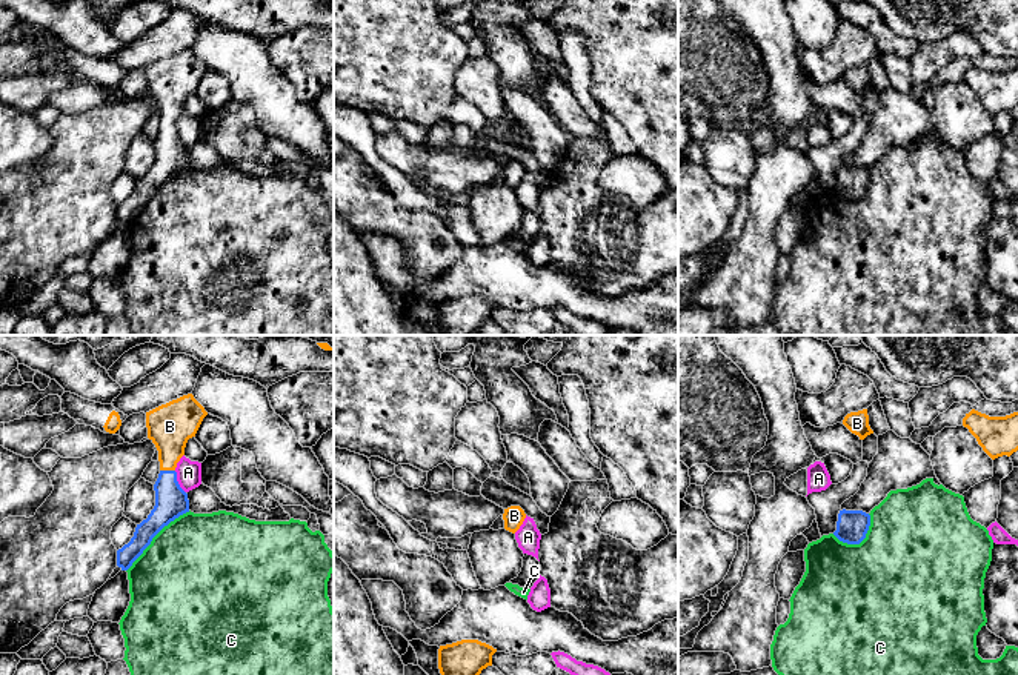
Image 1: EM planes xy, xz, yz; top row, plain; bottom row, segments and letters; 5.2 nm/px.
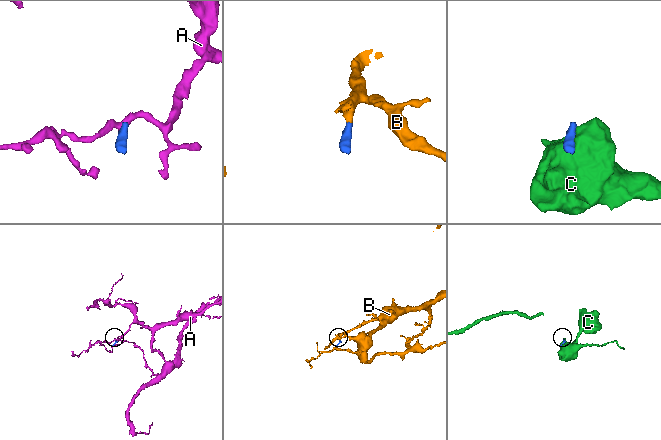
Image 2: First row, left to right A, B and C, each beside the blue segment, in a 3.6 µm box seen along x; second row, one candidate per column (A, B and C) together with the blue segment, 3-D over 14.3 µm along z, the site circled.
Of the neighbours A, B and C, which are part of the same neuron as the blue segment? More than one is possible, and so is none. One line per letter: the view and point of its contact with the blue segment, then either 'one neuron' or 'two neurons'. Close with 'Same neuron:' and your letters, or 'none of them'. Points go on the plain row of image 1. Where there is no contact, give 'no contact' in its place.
A: xy (177, 137) | two neurons
B: xy (168, 126) | one neuron
C: xy (154, 191) | two neurons
Same neuron: B

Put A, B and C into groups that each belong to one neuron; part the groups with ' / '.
A / B / C

